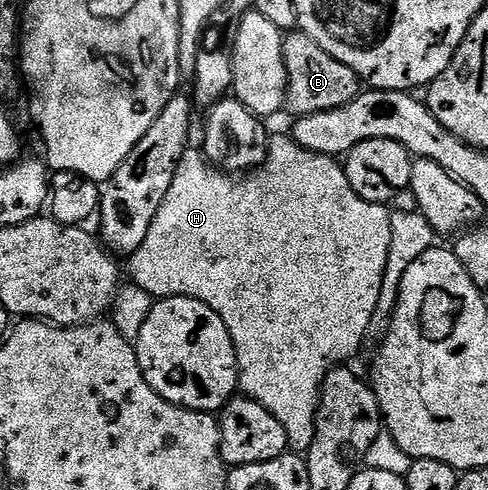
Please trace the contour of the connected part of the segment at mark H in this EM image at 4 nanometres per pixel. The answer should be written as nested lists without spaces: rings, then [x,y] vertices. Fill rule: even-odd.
[[[272,135],[267,150],[267,163],[239,179],[216,168],[198,147],[191,146],[183,153],[177,174],[173,174],[173,186],[169,186],[169,194],[165,194],[165,202],[161,202],[161,210],[157,210],[157,218],[153,218],[153,226],[149,226],[149,234],[145,234],[145,242],[141,242],[137,251],[130,253],[129,280],[160,300],[178,296],[193,298],[197,302],[205,302],[209,310],[216,312],[221,322],[225,322],[235,347],[235,363],[239,365],[239,388],[242,395],[265,406],[265,410],[269,410],[269,414],[273,414],[273,418],[285,426],[287,446],[292,453],[306,454],[315,437],[315,414],[324,378],[340,362],[347,362],[350,356],[358,354],[359,347],[375,320],[386,263],[389,261],[391,215],[384,205],[370,204],[355,193],[353,186],[349,186],[346,167],[336,157],[305,150],[290,135]]]

